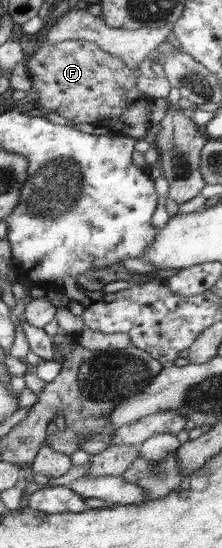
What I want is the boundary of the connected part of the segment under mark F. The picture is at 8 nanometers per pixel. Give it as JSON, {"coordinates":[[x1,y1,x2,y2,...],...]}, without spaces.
{"coordinates":[[71,39,53,45,43,45,36,51,34,57,27,59,24,64,28,84,32,84,37,94,37,100,32,101,30,107,52,109,52,112,59,113,74,123,90,123,98,128,106,127,116,136,144,139,152,127,150,103,153,99,138,89,136,73,124,61,105,53,93,41]]}

